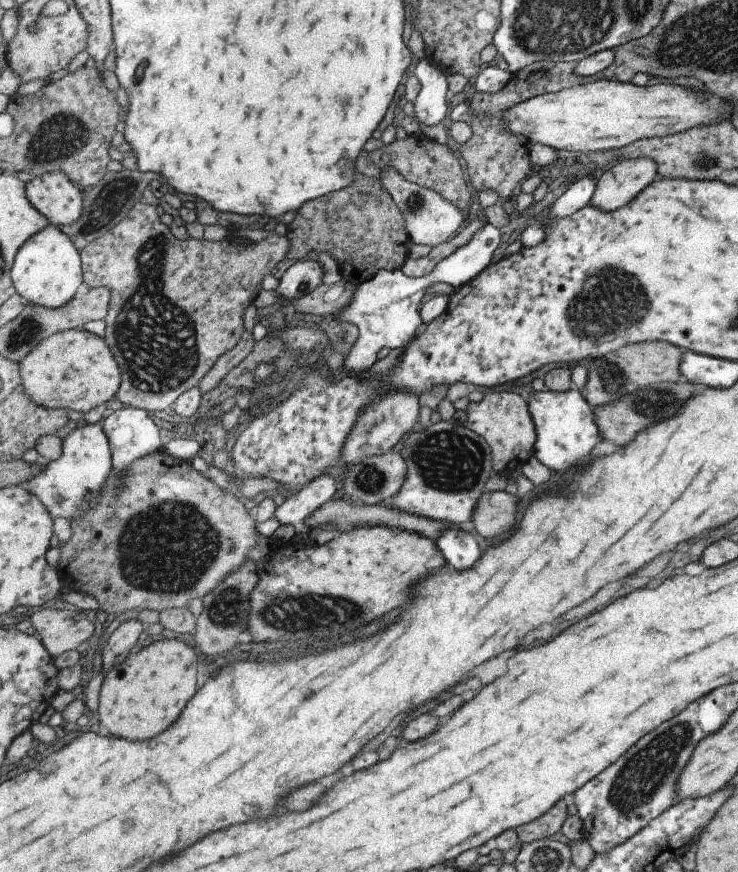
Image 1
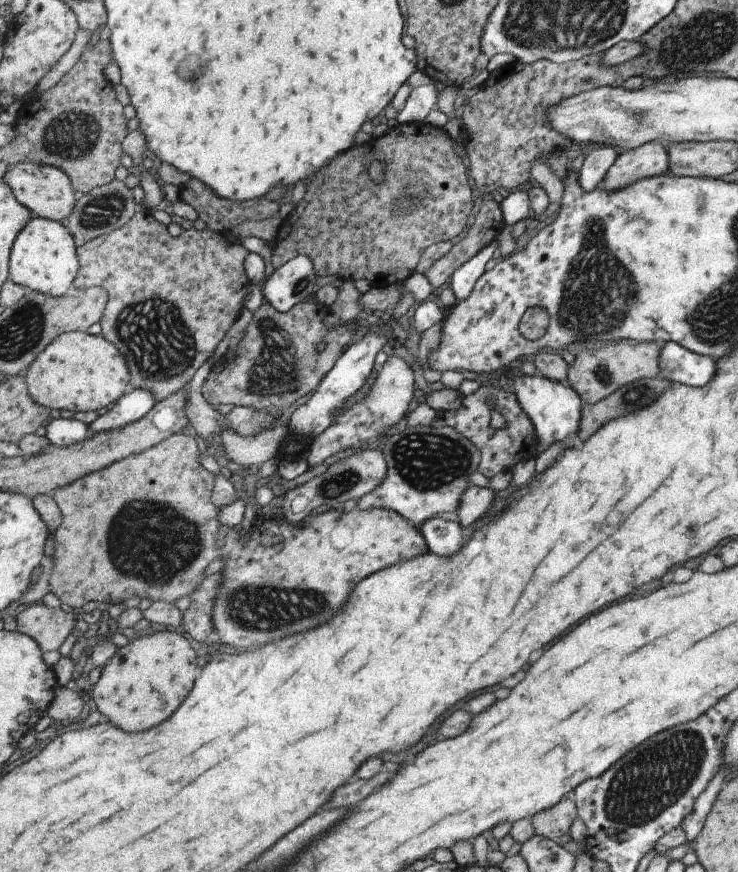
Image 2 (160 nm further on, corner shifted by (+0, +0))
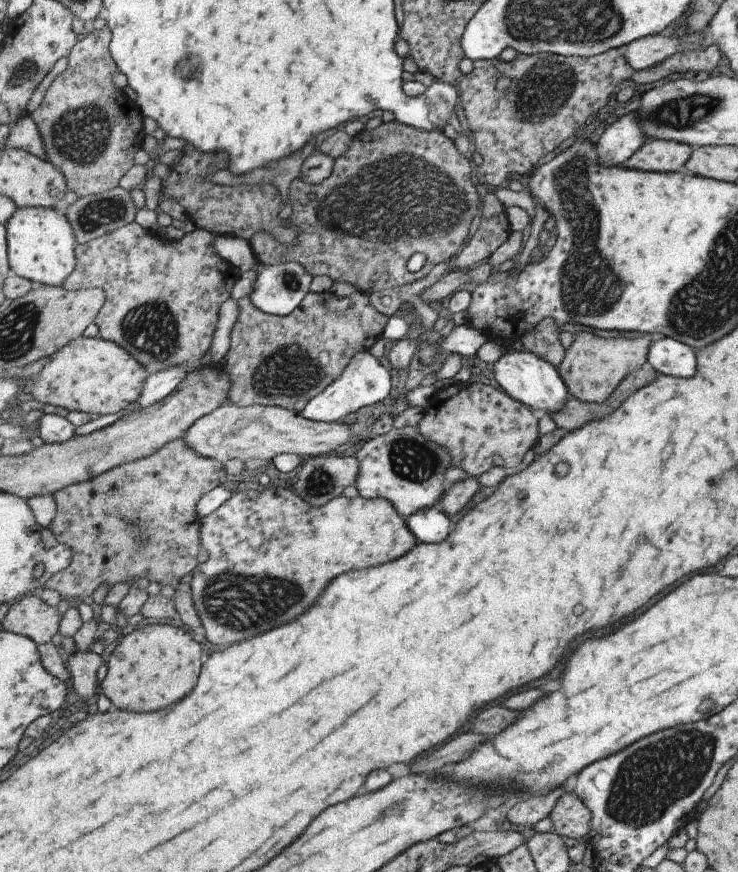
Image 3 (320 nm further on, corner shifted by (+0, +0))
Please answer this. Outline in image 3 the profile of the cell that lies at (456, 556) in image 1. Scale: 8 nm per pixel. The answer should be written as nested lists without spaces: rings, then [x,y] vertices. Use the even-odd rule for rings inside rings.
[[[439,506],[414,512],[406,520],[411,532],[419,538],[419,542],[437,542],[445,538],[451,530],[451,520]]]

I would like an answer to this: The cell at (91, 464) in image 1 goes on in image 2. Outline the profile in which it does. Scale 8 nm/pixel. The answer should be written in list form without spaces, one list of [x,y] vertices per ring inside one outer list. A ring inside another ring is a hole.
[[[51,419],[49,424],[43,428],[42,433],[49,439],[50,443],[62,447],[85,443],[95,433],[88,424],[74,419]]]

